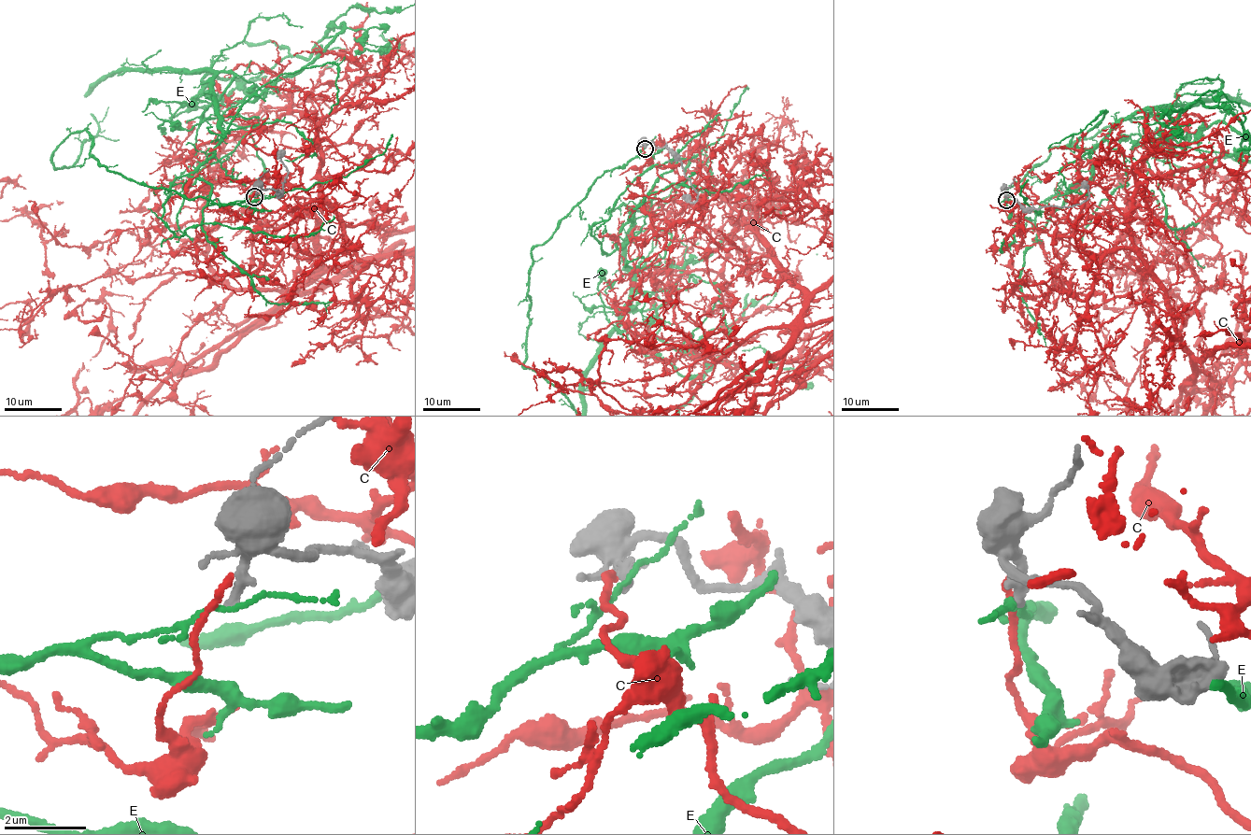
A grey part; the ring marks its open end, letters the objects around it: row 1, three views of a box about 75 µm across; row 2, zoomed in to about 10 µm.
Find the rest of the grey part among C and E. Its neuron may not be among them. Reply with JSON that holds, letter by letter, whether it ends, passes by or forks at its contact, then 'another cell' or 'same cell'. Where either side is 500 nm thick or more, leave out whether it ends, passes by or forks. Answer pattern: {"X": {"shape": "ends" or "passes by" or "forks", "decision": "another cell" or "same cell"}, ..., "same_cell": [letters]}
{"C": {"shape": "ends", "decision": "another cell"}, "E": {"shape": "passes by", "decision": "another cell"}, "same_cell": []}

